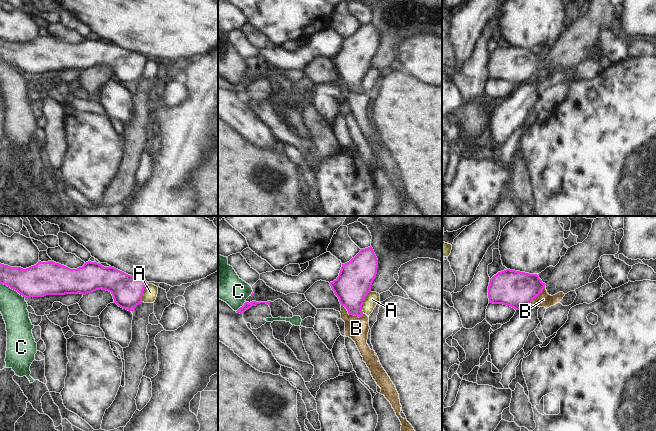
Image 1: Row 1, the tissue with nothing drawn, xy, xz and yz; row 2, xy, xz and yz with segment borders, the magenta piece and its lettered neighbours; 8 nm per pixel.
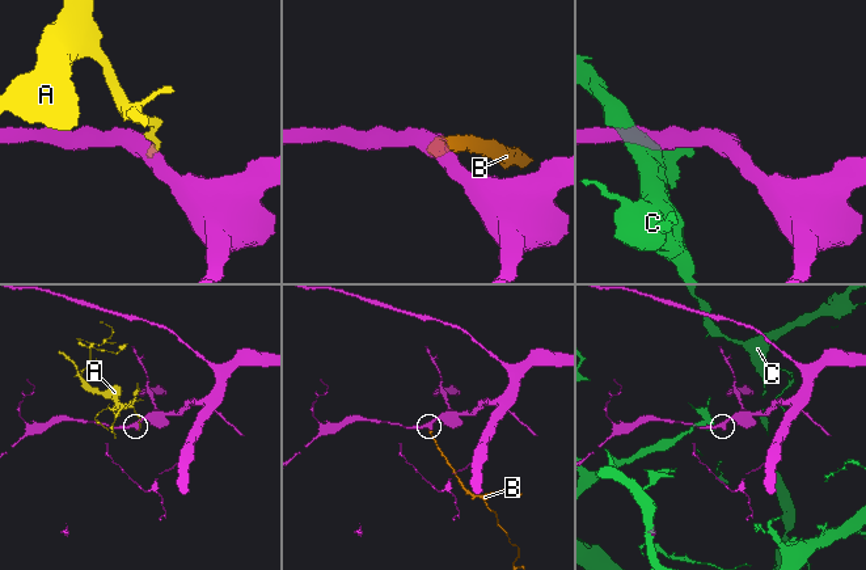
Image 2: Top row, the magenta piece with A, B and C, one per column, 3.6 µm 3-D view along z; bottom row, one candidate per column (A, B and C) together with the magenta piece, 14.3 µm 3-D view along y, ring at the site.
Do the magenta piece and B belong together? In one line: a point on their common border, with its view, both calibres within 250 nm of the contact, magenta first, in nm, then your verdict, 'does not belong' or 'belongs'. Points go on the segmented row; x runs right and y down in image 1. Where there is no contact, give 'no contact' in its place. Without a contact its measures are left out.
meets magenta in xz at (351, 314); 280 nm thick on the magenta side, 180 nm on the other; belongs

